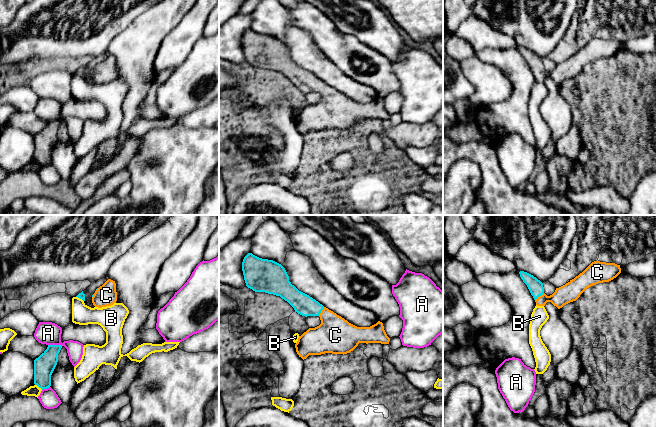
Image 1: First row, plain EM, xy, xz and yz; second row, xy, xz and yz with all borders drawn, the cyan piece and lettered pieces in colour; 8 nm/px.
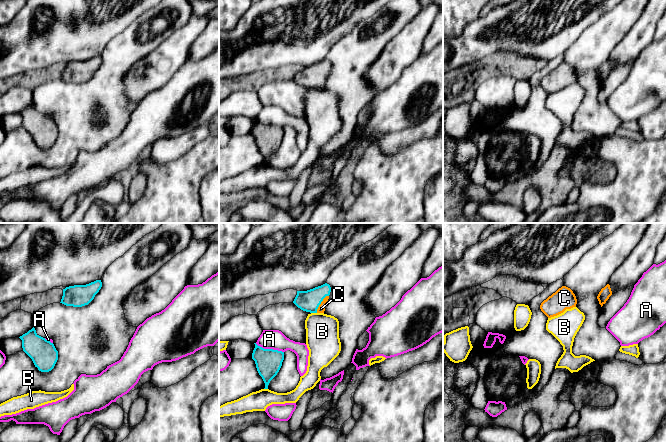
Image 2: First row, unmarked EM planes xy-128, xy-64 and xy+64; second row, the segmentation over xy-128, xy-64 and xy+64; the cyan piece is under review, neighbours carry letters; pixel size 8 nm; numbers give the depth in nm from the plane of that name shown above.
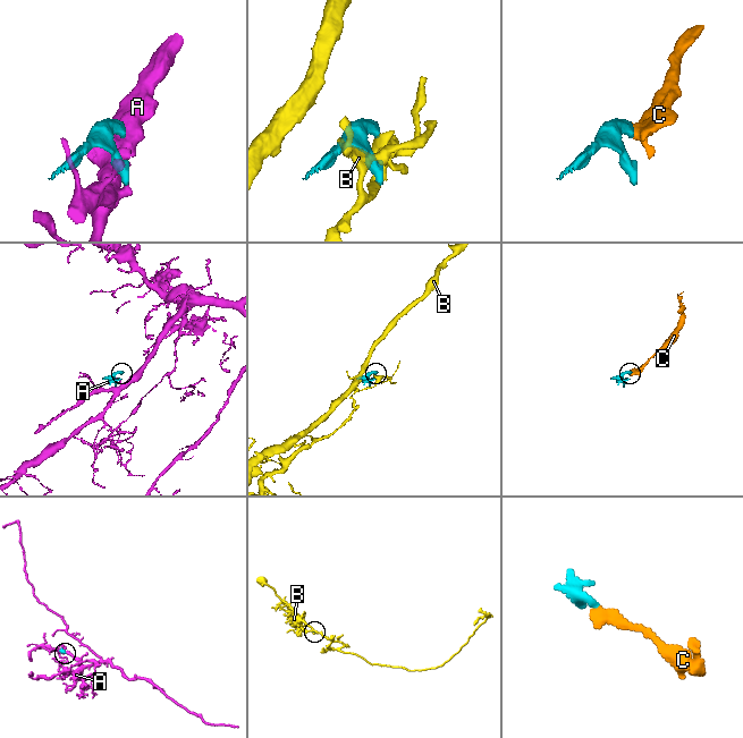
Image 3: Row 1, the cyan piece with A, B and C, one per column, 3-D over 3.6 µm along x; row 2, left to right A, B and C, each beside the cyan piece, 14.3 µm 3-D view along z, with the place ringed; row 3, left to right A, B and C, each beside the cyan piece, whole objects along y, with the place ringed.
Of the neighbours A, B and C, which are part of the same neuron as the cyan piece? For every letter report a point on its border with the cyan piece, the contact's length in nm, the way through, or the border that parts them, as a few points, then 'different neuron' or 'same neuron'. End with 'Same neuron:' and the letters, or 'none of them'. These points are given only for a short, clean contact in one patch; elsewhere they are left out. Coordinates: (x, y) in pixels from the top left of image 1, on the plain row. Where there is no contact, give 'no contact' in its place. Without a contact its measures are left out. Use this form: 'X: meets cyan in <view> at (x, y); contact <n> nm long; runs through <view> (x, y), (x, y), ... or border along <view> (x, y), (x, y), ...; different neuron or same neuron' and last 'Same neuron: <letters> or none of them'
A: meets cyan in xy at (55, 121); contact 120 nm long; different neuron
B: meets cyan in xy at (39, 163); contact 80 nm long; different neuron
C: meets cyan in yz at (539, 71); contact 100 nm long; runs through yz (535, 62), (539, 71), (559, 74), (570, 68); same neuron
Same neuron: C

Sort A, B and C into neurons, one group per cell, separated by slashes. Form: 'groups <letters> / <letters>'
groups A / B / C

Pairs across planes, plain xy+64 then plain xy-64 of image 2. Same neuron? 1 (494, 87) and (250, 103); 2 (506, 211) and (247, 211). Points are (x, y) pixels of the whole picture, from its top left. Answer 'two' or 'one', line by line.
1: two
2: one

